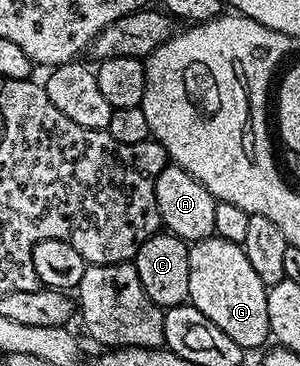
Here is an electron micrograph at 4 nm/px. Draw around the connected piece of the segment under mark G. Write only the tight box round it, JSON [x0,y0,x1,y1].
[189,236,269,350]

